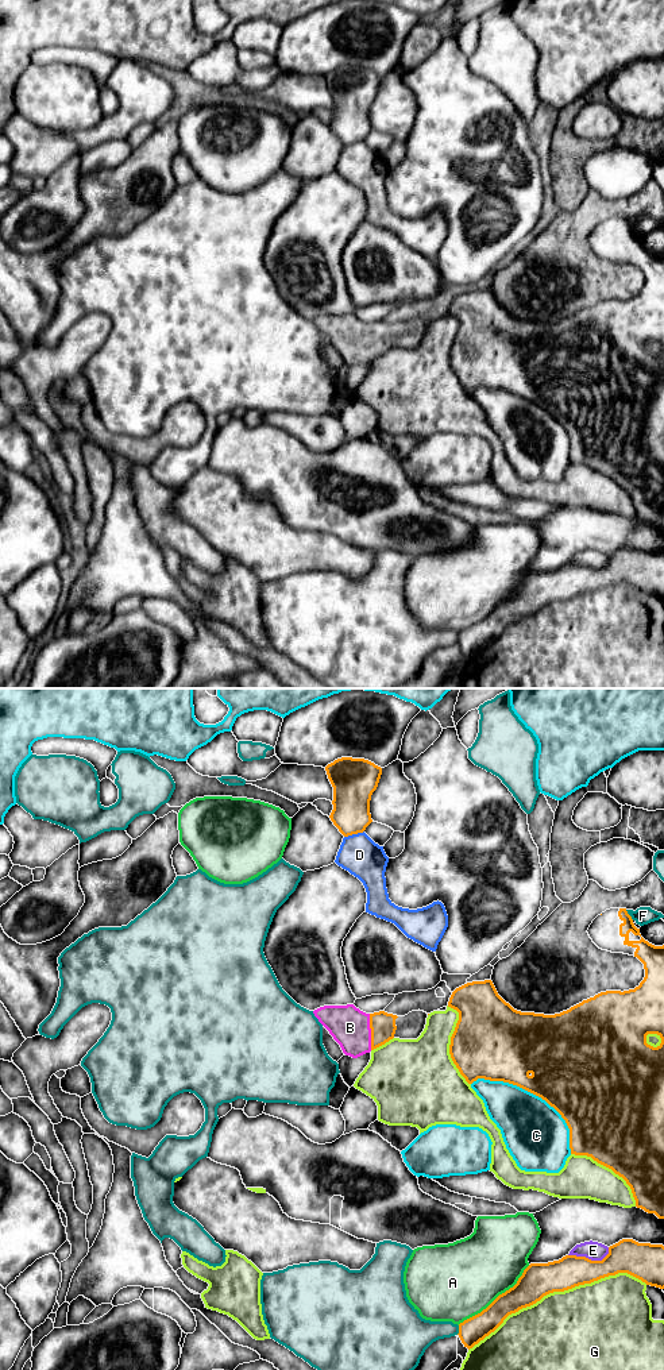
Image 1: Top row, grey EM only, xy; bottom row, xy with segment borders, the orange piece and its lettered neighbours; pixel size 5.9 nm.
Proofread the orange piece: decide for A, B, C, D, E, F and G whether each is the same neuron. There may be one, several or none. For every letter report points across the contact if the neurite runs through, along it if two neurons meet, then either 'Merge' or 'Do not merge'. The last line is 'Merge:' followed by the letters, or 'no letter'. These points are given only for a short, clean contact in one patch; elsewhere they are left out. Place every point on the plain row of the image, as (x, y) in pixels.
A: Do not merge
B: Do not merge
C: Do not merge
D: Do not merge
E: Do not merge
F: Do not merge
G: Do not merge
Merge: no letter

